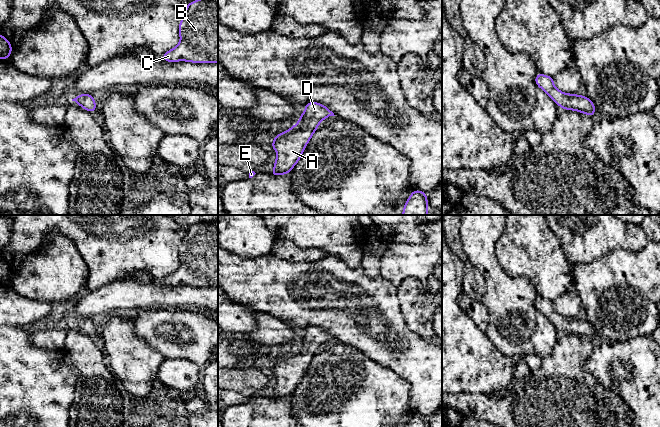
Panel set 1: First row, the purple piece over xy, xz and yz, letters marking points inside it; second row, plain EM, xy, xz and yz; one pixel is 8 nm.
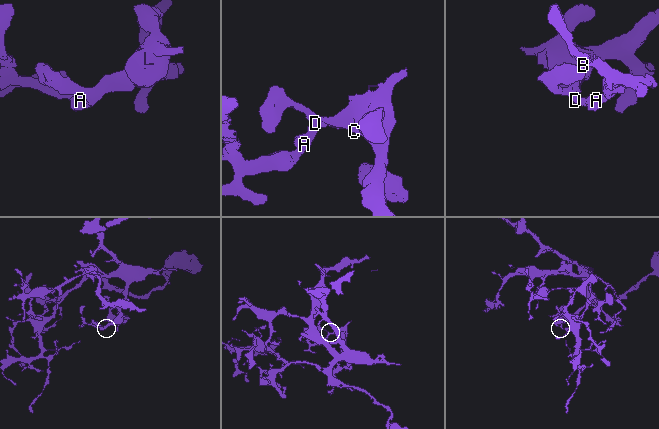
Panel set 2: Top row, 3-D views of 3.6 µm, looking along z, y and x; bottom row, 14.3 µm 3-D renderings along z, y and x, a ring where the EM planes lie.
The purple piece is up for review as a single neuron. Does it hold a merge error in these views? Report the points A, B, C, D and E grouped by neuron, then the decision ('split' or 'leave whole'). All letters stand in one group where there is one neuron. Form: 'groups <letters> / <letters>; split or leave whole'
groups A B C D E; leave whole

